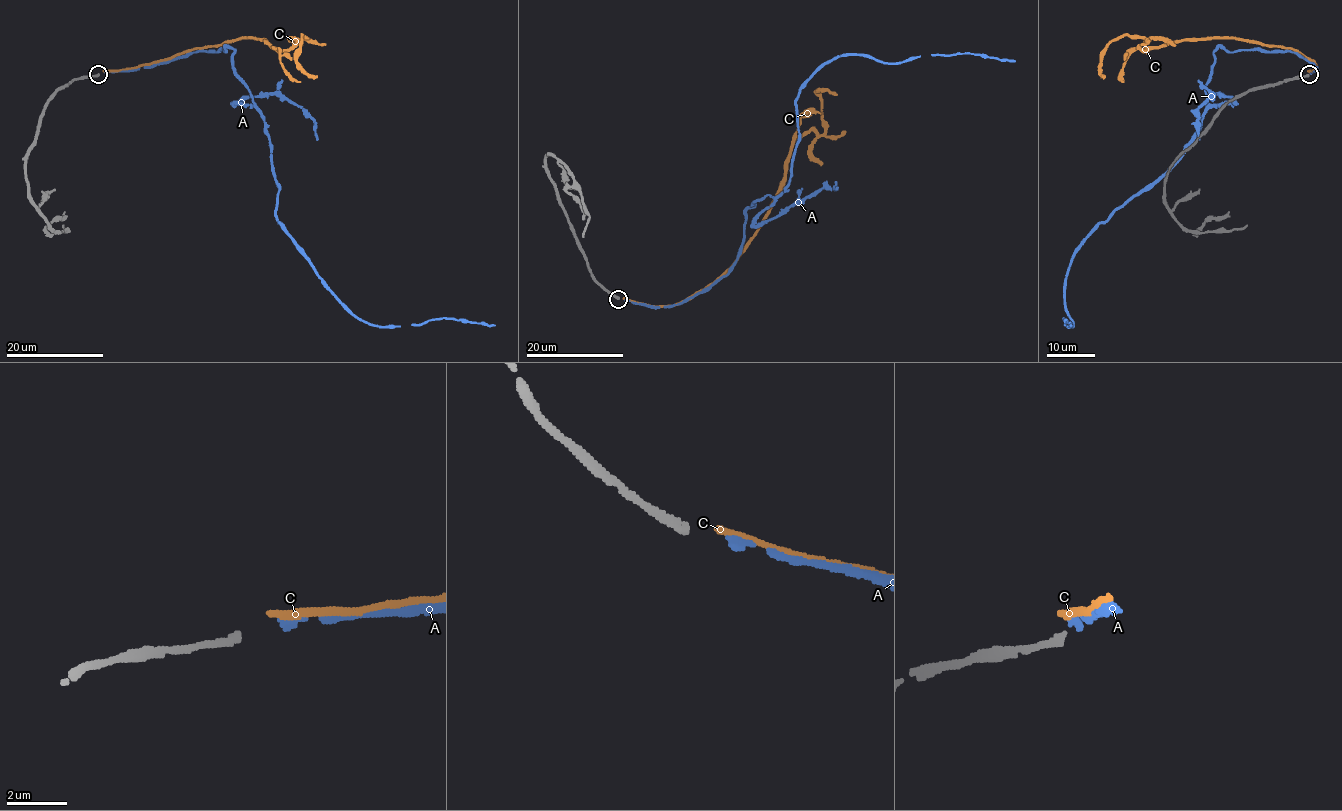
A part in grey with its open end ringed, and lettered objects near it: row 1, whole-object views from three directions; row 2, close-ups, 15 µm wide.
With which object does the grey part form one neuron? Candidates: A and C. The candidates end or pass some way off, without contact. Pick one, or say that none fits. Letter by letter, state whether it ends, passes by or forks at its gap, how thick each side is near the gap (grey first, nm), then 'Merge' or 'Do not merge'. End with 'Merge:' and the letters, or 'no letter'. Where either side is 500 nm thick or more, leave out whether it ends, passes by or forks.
A: It ends there. Thickness 240 nm (grey) against 240 nm. Merge
C: It ends there. Thickness 240 nm (grey) against 220 nm. Do not merge
Merge: A

